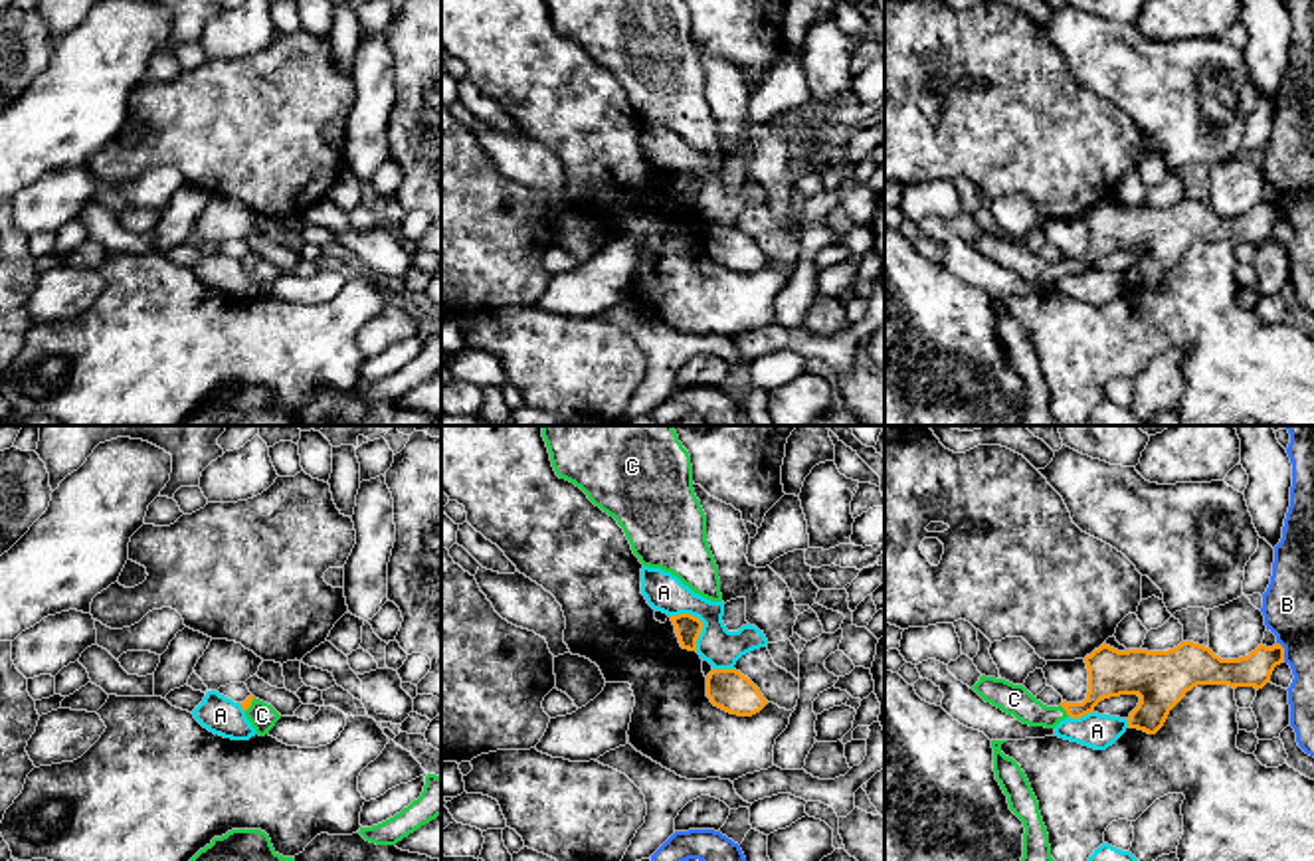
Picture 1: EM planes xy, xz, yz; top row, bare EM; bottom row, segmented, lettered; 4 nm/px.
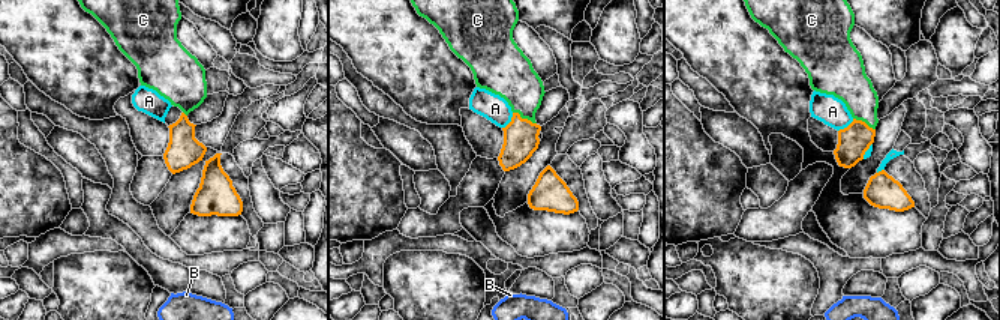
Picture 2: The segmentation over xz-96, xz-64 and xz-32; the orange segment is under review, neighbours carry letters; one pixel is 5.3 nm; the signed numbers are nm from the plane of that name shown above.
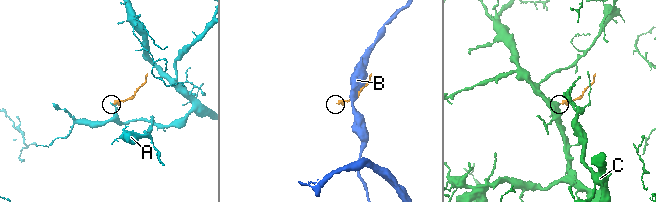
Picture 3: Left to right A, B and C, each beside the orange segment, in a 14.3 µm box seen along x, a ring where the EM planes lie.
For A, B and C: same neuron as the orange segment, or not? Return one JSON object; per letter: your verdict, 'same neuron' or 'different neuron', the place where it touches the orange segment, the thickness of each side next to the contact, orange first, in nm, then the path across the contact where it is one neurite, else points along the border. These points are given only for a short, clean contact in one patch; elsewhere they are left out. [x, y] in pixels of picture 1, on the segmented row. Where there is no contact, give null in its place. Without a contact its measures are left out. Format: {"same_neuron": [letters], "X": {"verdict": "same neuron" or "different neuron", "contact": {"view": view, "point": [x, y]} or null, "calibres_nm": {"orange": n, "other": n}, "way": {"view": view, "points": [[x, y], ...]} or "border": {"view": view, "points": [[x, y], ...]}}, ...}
{"same_neuron": ["C"], "A": {"verdict": "different neuron", "contact": {"view": "xz", "point": [701, 622]}, "calibres_nm": {"orange": 110, "other": 160}, "border": {"view": "xz", "points": [[671, 614], [693, 614], [703, 624], [697, 650]]}}, "B": {"verdict": "different neuron", "contact": {"view": "yz", "point": [1283, 652]}, "calibres_nm": {"orange": 140, "other": 200}}, "C": {"verdict": "same neuron", "contact": {"view": "yz", "point": [1065, 709]}, "calibres_nm": {"orange": 190, "other": 130}, "way": {"view": "yz", "points": [[1111, 673], [1081, 709], [1065, 709], [1033, 713], [1014, 699]]}}}

